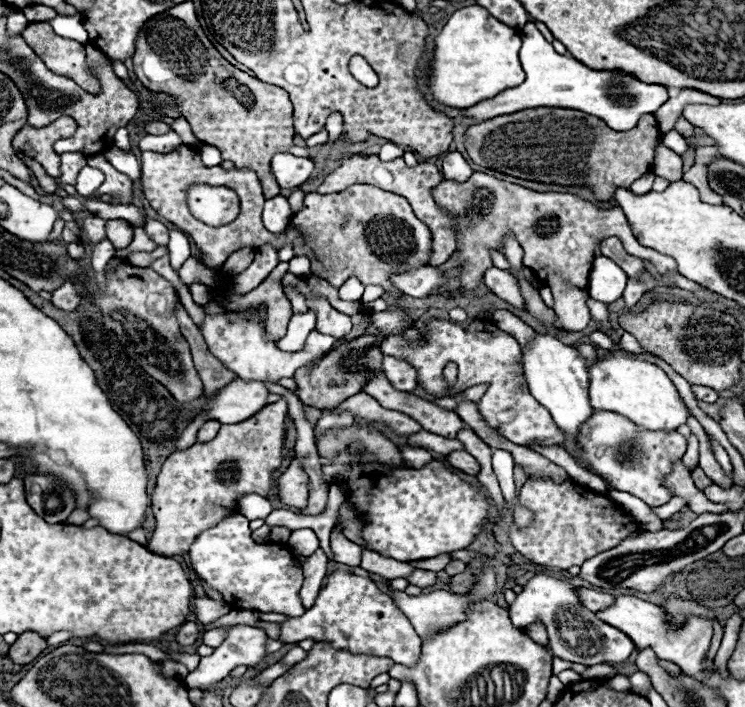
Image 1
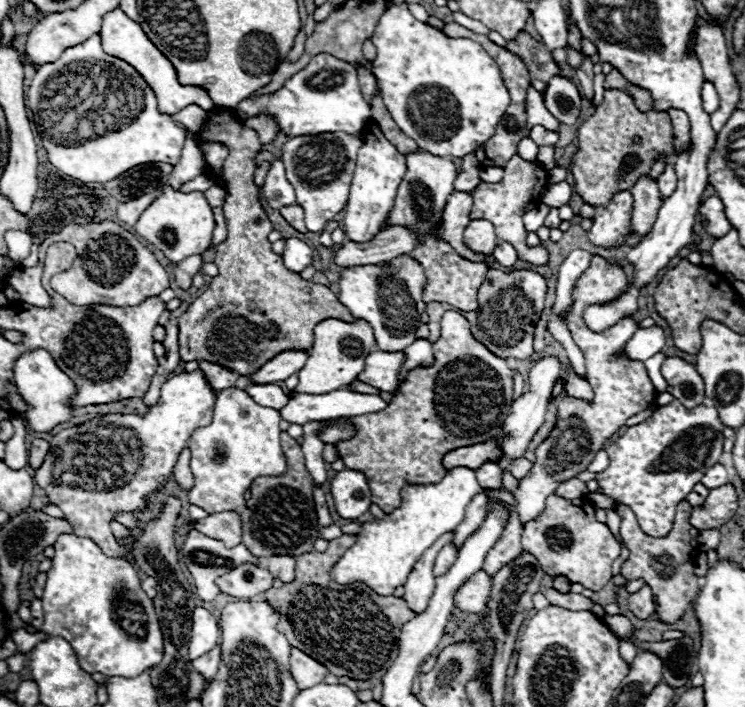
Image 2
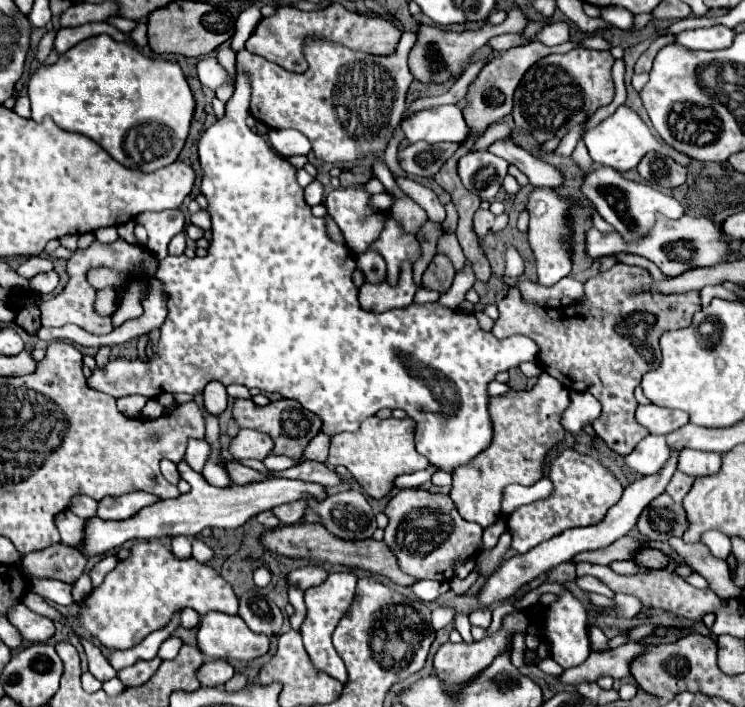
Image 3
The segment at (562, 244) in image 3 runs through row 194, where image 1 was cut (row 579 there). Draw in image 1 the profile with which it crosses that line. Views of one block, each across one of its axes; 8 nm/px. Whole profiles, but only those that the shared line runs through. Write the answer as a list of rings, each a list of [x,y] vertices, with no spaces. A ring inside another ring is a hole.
[[[548,574],[532,576],[524,590],[516,594],[516,600],[508,606],[508,612],[512,624],[518,628],[542,622],[548,632],[548,644],[554,656],[568,662],[578,662],[584,666],[602,662],[624,662],[634,650],[632,640],[624,632],[618,632],[618,628],[602,622],[594,616],[594,612],[582,606],[578,592],[572,584]]]

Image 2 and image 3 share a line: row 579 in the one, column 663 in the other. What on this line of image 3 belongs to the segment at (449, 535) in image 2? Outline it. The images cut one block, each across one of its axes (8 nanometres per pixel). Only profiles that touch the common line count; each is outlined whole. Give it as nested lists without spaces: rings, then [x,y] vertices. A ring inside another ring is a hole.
[[[638,406],[636,408],[636,420],[644,428],[648,428],[650,434],[668,434],[678,430],[688,422],[686,412],[682,410],[670,410],[662,406]]]

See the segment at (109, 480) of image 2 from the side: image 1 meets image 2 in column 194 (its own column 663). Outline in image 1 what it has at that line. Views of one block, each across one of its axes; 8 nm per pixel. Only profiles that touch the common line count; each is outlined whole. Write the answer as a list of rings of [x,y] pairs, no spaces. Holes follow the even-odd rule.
[[[590,298],[588,308],[590,308],[590,316],[596,322],[596,326],[604,334],[608,334],[614,342],[614,346],[608,350],[608,356],[604,356],[602,360],[598,358],[588,368],[588,374],[590,374],[590,394],[588,396],[590,396],[592,408],[618,412],[618,414],[634,420],[638,426],[650,428],[650,430],[676,430],[678,426],[686,424],[688,408],[682,402],[682,398],[678,396],[678,392],[676,392],[672,380],[666,376],[666,372],[652,362],[632,358],[632,354],[620,346],[620,336],[614,334],[614,328],[608,318],[610,312],[604,302]]]

